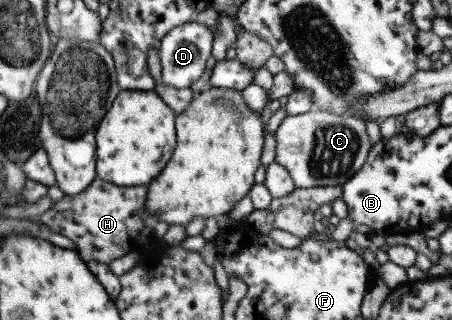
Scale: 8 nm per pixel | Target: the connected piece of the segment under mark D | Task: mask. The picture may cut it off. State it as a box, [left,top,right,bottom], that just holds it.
[155,20,214,90]

